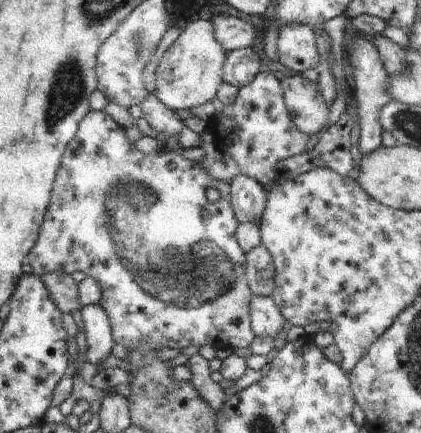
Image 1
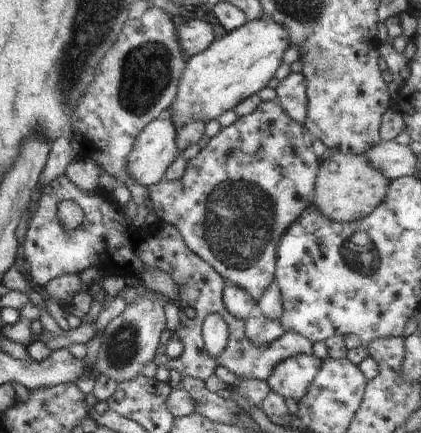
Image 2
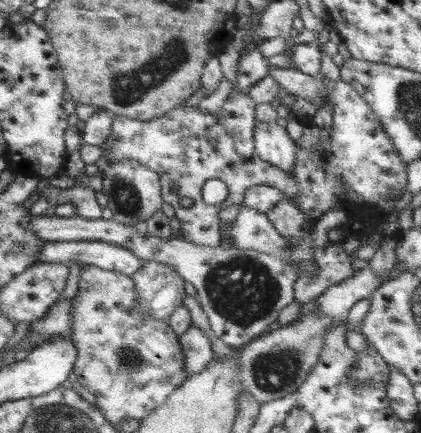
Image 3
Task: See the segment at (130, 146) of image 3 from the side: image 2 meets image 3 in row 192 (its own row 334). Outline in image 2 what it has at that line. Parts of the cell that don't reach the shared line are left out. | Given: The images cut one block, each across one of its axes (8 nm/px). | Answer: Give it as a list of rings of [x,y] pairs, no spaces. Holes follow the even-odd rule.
[[[61,176],[53,182],[49,182],[43,190],[41,202],[33,218],[29,220],[29,232],[23,240],[25,248],[25,262],[29,268],[29,278],[35,282],[39,288],[47,288],[55,278],[67,276],[67,274],[79,274],[79,276],[89,276],[89,274],[111,274],[119,278],[139,278],[145,272],[145,264],[153,270],[161,270],[167,276],[173,278],[173,282],[179,286],[179,296],[181,296],[181,306],[191,308],[197,312],[195,318],[187,318],[185,314],[181,316],[181,326],[175,328],[175,334],[183,342],[183,354],[175,360],[165,354],[165,348],[173,334],[165,330],[163,342],[159,346],[159,354],[155,358],[155,364],[163,364],[169,370],[177,370],[183,374],[183,378],[197,378],[197,380],[207,380],[215,374],[215,366],[225,366],[231,374],[235,374],[239,380],[269,380],[275,368],[283,364],[283,360],[297,356],[297,354],[313,354],[313,344],[301,334],[295,332],[285,332],[279,336],[275,342],[269,344],[255,344],[247,336],[247,322],[235,318],[231,312],[227,312],[225,306],[225,288],[227,282],[225,278],[209,266],[203,258],[199,258],[187,242],[183,240],[183,232],[177,226],[157,222],[153,226],[145,226],[143,230],[133,228],[133,220],[125,216],[125,206],[119,206],[111,194],[107,192],[93,192],[87,194],[79,190],[71,178]],[[63,200],[73,200],[81,204],[81,210],[85,214],[85,222],[71,234],[65,232],[65,228],[59,222],[59,204]],[[219,314],[225,324],[229,326],[229,346],[223,352],[221,358],[211,358],[207,352],[207,342],[203,336],[203,326],[207,316]]]

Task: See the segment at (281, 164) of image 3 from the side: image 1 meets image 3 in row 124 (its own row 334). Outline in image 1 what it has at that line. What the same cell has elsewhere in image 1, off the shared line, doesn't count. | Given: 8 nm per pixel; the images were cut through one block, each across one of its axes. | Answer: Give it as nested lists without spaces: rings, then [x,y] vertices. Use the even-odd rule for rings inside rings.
[[[253,298],[251,316],[257,338],[275,338],[283,334],[287,318],[273,298]]]

